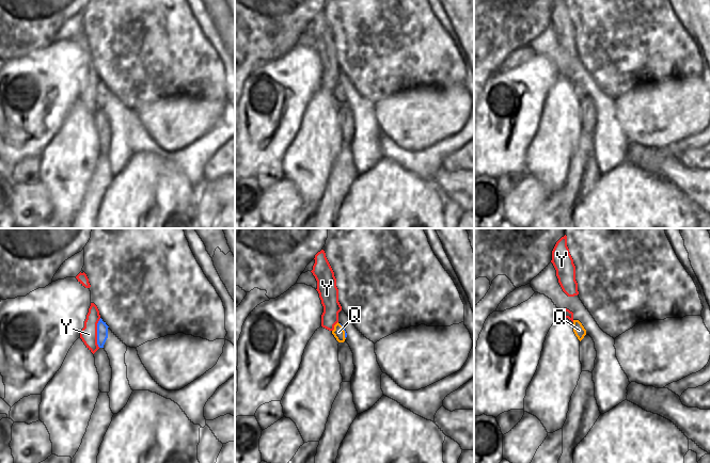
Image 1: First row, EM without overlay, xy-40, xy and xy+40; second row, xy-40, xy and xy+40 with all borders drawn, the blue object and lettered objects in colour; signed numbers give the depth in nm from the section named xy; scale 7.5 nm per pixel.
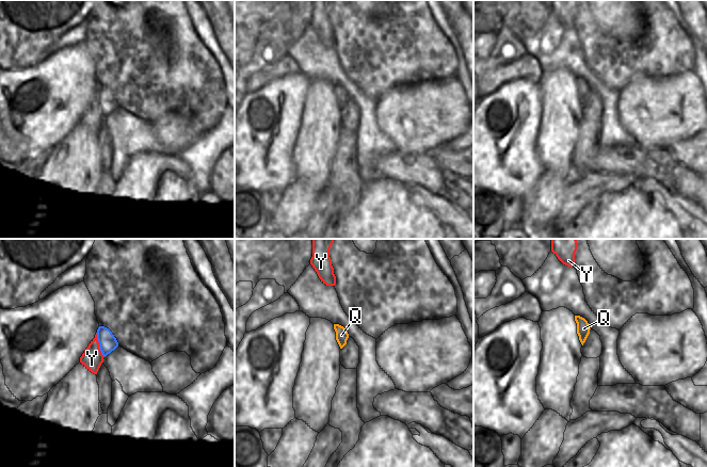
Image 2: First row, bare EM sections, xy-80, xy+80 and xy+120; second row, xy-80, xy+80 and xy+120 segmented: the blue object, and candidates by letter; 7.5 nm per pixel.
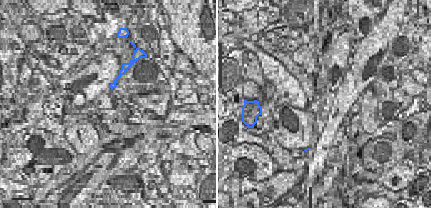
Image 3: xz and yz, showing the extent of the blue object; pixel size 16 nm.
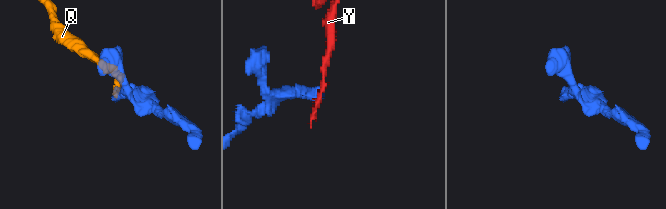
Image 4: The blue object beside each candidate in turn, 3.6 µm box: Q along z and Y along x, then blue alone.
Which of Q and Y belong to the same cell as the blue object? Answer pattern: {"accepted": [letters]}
{"accepted": ["Q"]}

